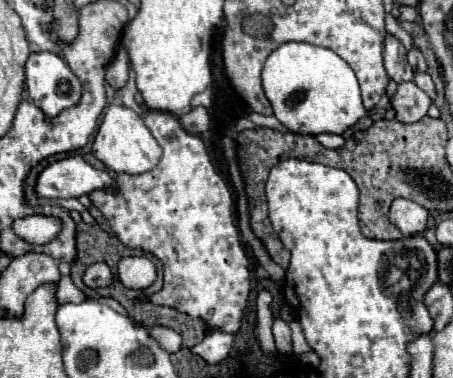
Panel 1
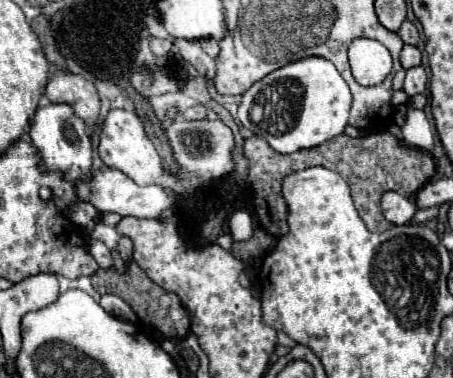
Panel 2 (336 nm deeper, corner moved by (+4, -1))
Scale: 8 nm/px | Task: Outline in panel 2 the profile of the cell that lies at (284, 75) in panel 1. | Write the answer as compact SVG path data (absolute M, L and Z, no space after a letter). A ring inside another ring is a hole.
M303 57L251 85L247 93L243 93L237 117L243 127L263 137L275 151L295 153L341 135L349 119L349 109L351 91L335 65L323 57Z

